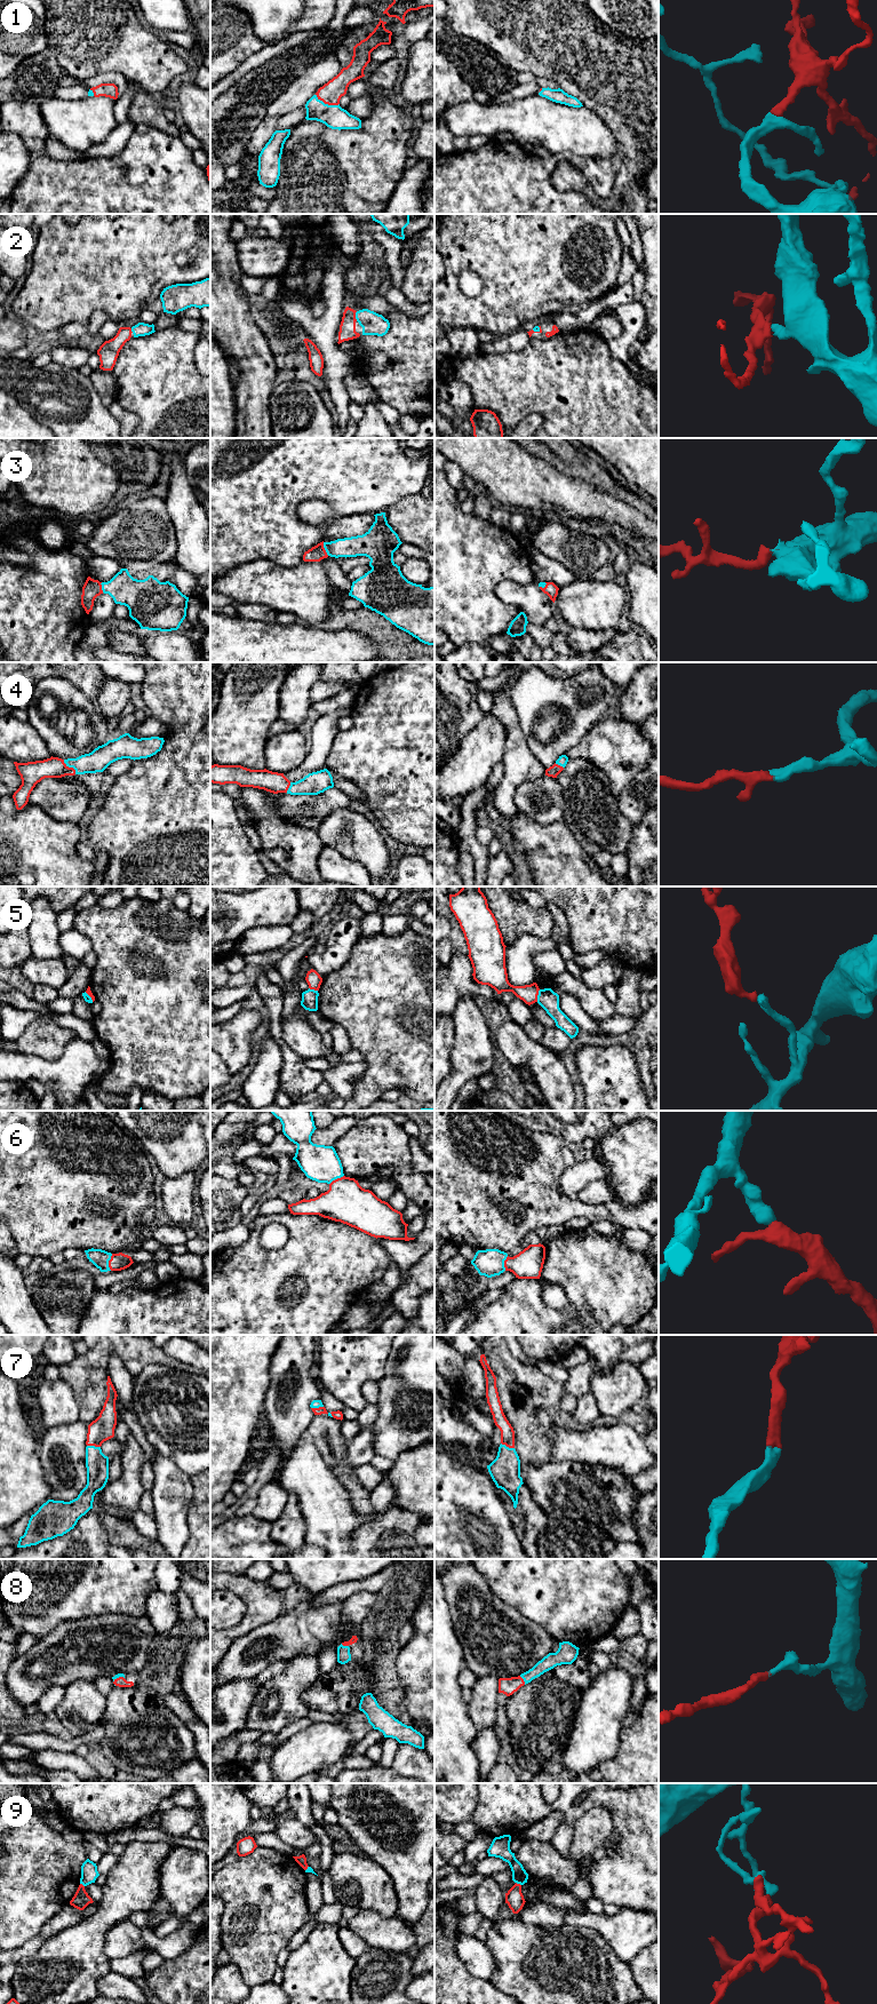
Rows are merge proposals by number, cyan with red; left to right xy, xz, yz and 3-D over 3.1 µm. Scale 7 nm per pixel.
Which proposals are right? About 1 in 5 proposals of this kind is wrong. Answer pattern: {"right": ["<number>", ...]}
{"right": ["1", "2", "3", "4", "6", "7", "8"]}

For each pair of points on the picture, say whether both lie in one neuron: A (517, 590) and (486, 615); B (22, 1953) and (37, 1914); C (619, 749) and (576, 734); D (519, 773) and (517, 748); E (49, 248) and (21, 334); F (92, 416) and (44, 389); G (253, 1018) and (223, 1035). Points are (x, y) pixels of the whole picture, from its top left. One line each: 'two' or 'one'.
A: two
B: two
C: two
D: one
E: two
F: one
G: one

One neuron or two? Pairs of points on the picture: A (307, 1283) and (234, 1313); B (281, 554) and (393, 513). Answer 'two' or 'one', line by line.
A: one
B: two

